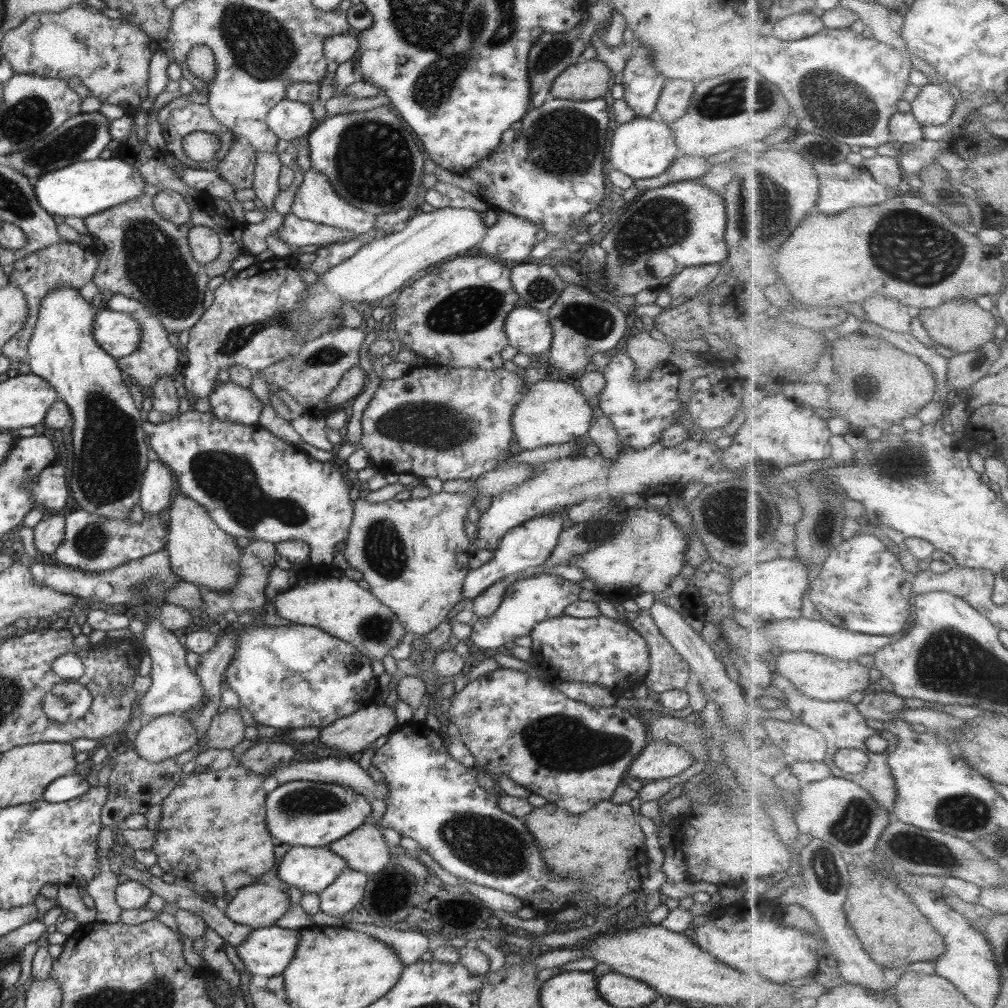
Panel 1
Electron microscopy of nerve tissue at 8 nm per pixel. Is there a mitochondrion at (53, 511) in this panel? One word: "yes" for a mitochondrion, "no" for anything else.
no

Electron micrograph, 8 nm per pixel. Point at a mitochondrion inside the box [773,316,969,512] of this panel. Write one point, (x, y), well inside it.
(906, 461)

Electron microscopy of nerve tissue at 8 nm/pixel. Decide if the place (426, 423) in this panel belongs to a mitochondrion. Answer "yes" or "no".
yes

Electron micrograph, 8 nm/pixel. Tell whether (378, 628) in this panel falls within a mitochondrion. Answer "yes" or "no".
yes

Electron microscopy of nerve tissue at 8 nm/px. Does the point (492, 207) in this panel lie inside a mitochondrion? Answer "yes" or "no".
no

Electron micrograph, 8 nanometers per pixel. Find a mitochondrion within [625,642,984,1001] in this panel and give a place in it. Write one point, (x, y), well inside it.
(914, 849)

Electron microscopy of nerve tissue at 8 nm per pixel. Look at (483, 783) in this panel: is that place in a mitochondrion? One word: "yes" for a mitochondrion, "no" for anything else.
no

